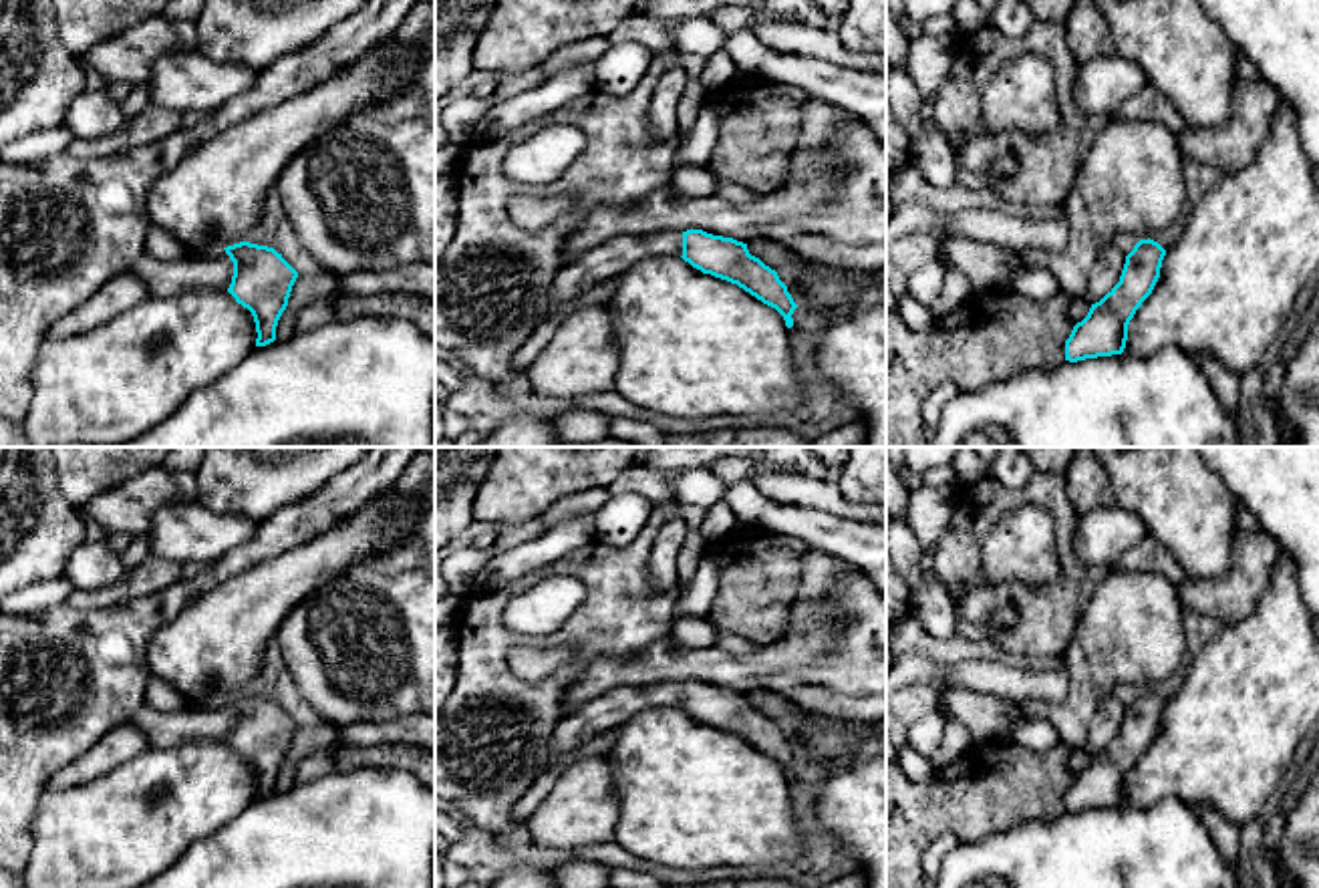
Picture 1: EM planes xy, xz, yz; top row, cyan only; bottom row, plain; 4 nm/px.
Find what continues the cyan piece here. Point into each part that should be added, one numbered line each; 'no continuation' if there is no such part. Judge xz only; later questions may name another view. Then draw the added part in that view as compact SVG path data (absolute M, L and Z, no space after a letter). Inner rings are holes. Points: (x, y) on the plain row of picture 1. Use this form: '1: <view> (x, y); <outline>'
1: xz (611, 709); M663 683L656 687L622 687L588 701L576 713L560 719L538 777L572 749L652 707L681 709L683 683Z

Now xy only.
1: xy (164, 729); M224 699L203 709L183 707L171 713L143 705L131 717L131 723L147 735L153 749L165 749L197 737L228 741L234 727L234 713Z

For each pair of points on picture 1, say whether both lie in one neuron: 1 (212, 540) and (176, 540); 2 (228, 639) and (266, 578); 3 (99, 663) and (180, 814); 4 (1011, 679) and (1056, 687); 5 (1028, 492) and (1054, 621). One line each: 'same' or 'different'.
1: same
2: same
3: different
4: same
5: same

